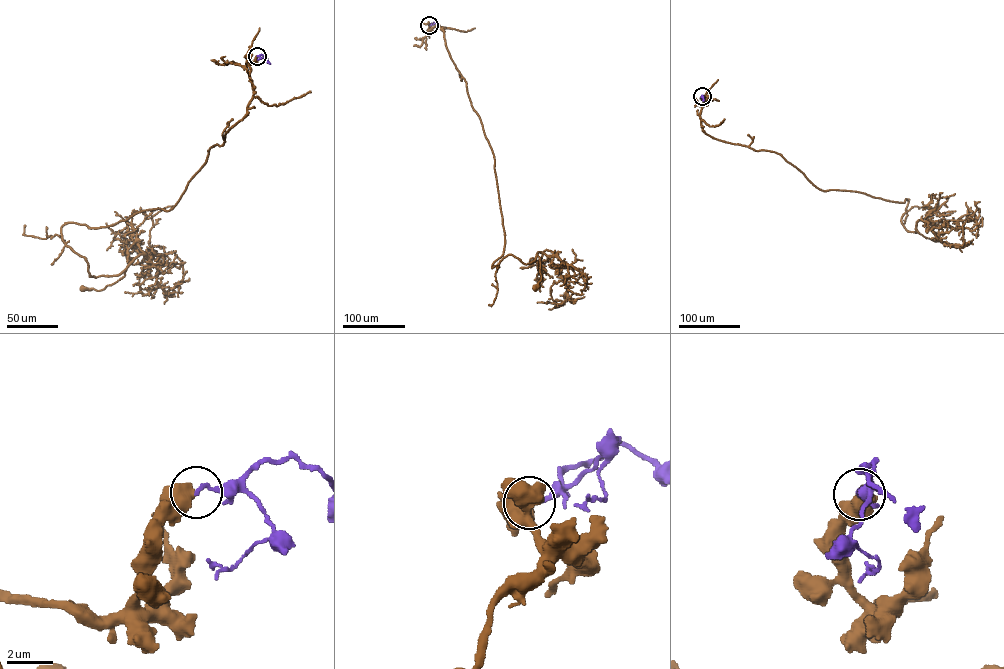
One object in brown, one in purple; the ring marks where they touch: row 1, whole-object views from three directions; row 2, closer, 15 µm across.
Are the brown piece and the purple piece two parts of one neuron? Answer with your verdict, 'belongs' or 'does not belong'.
does not belong

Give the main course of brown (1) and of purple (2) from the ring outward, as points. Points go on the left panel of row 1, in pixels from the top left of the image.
1: (257, 56), (247, 113), (173, 207), (62, 227), (91, 276), (126, 269), (84, 288)
2: (257, 56), (263, 55), (270, 64)

